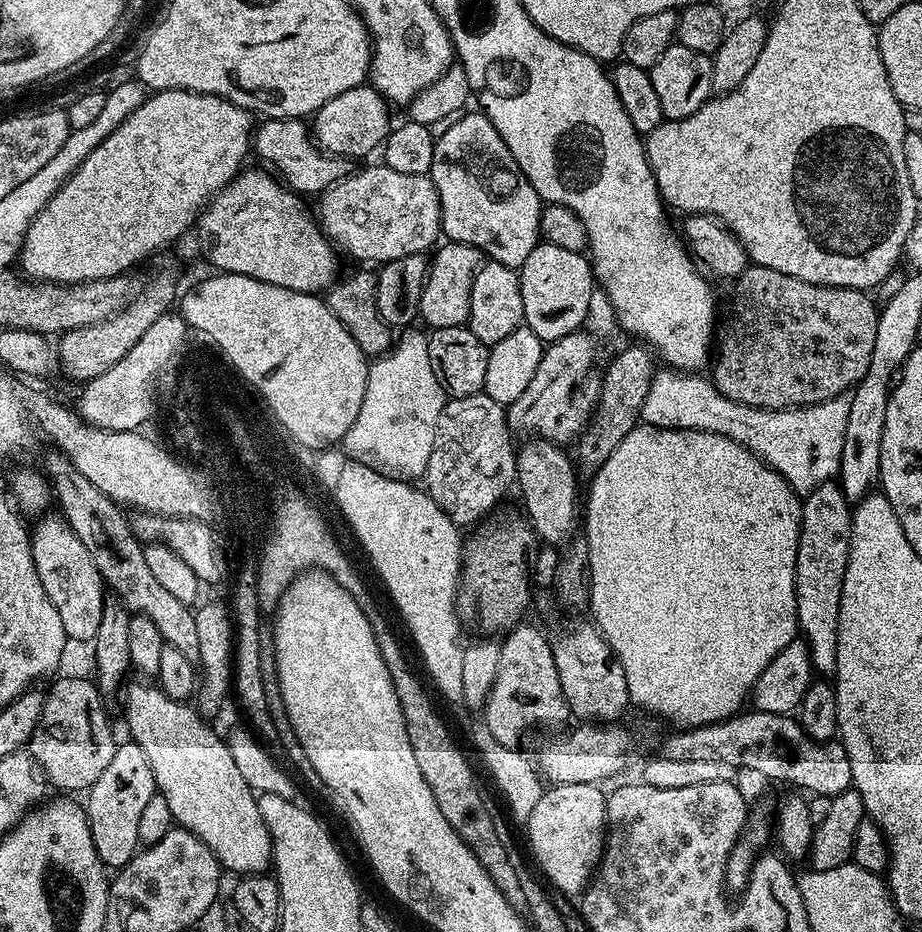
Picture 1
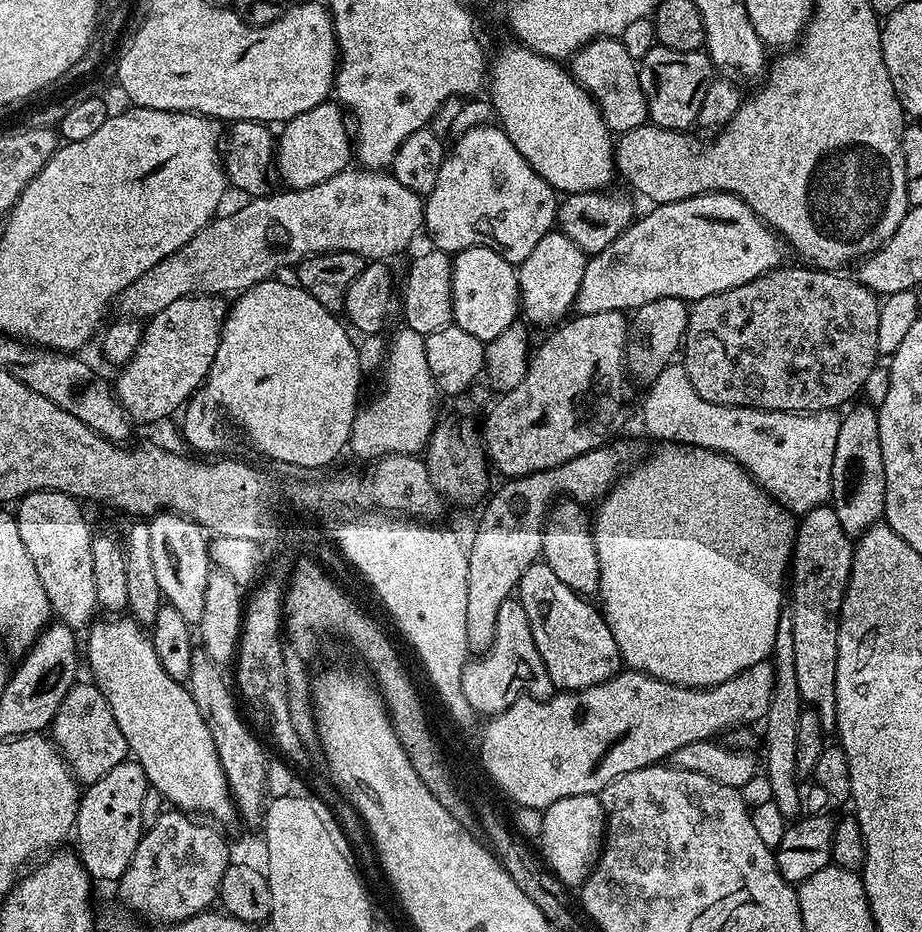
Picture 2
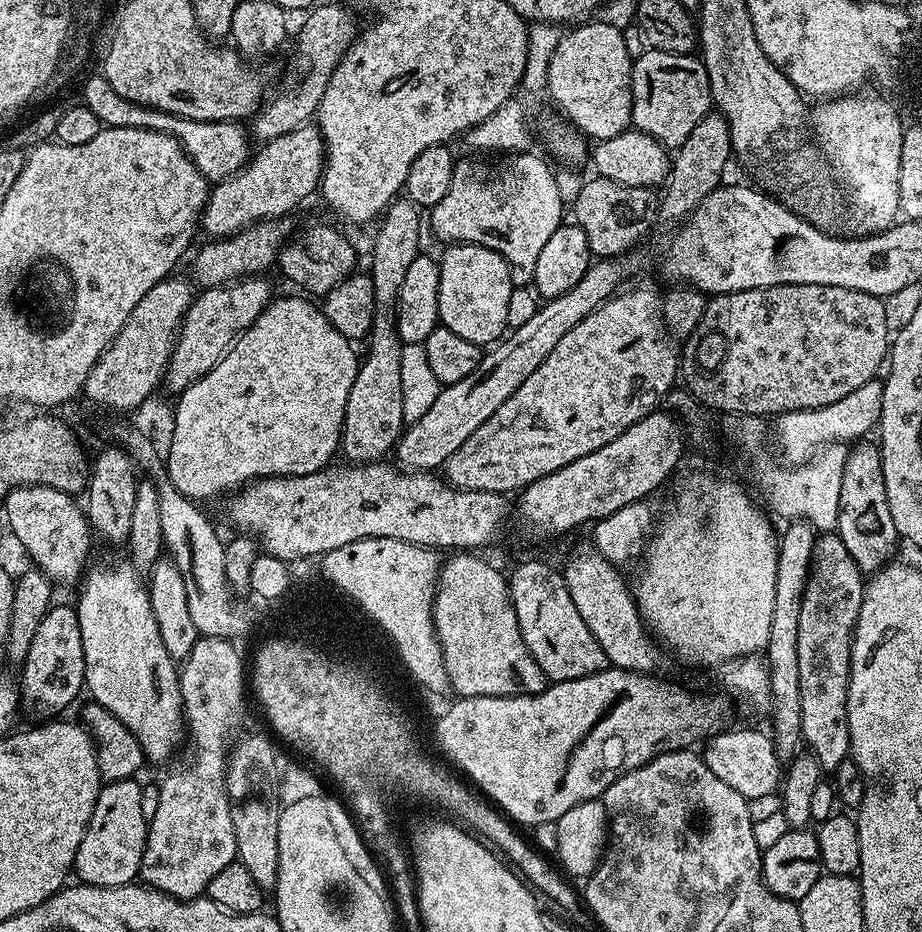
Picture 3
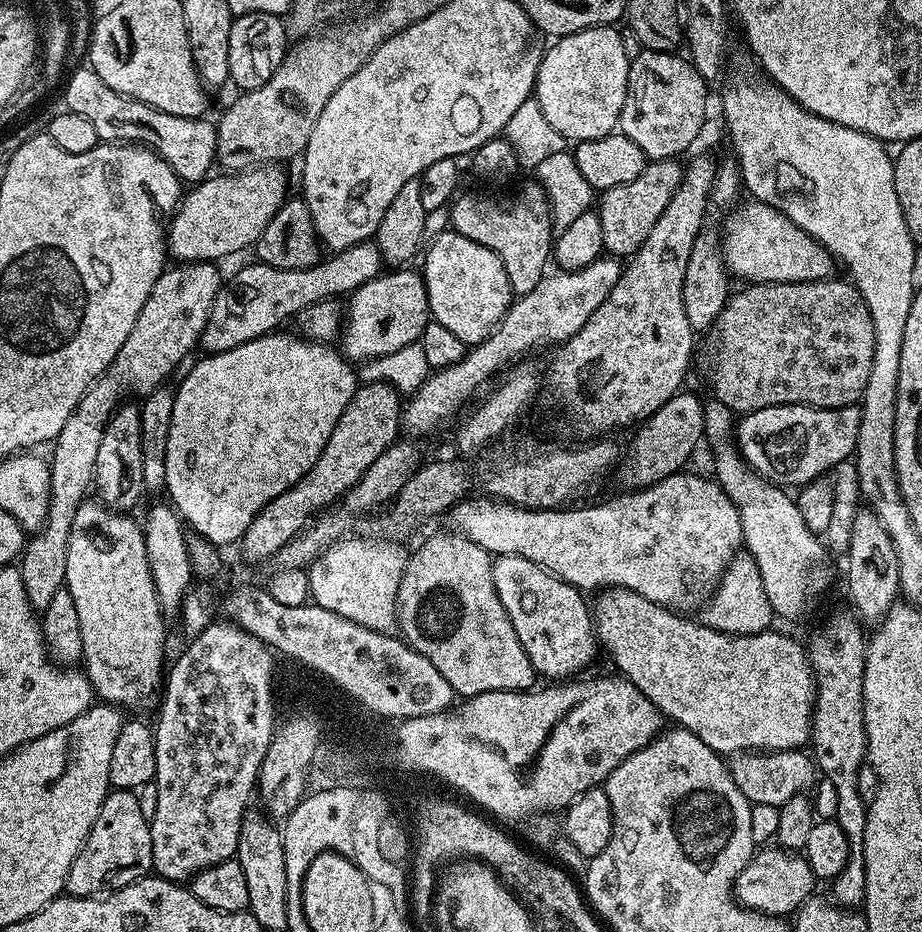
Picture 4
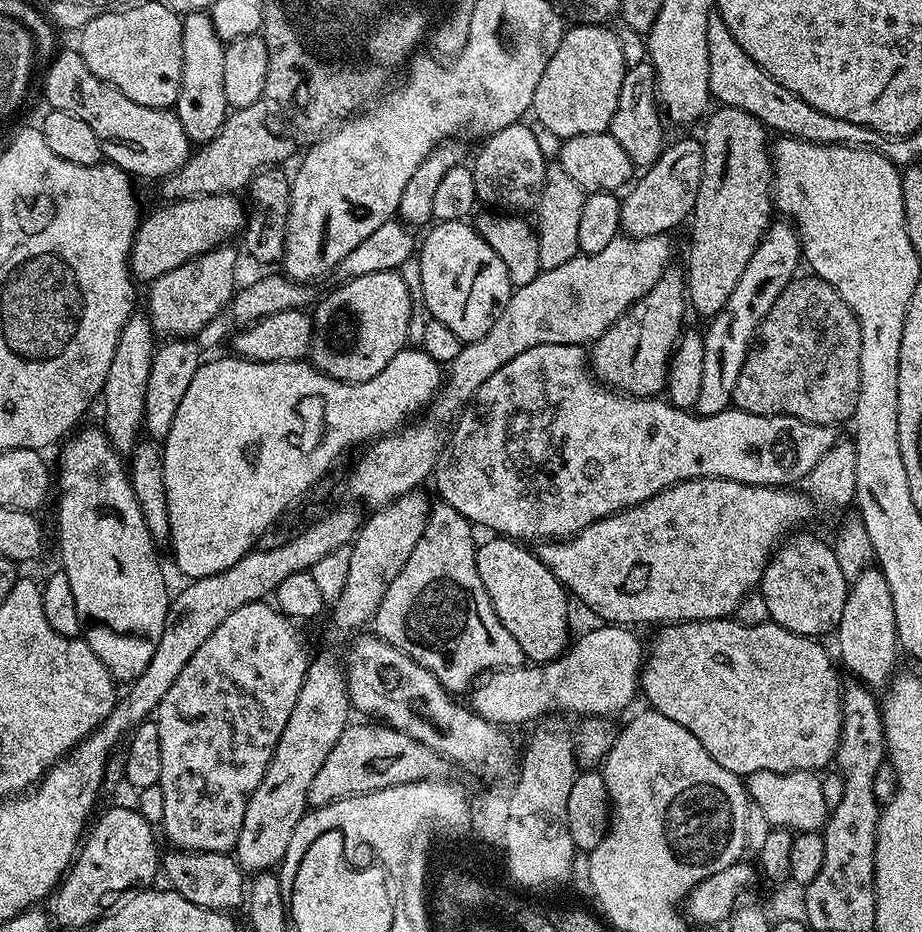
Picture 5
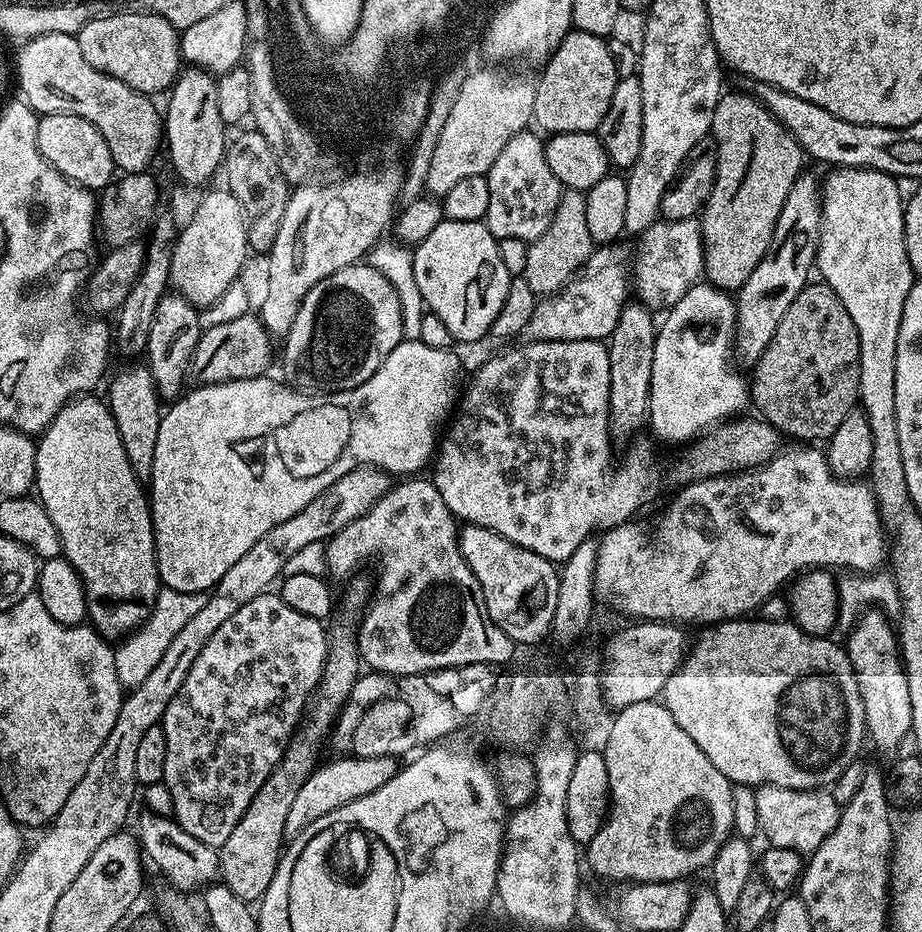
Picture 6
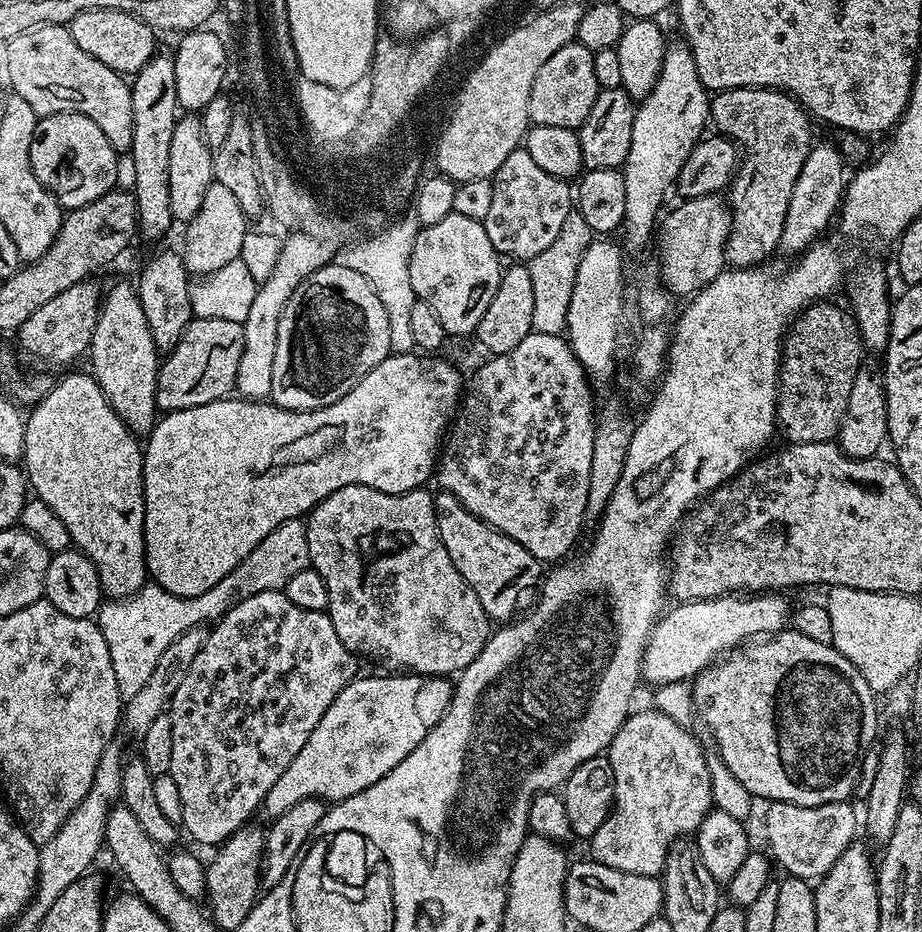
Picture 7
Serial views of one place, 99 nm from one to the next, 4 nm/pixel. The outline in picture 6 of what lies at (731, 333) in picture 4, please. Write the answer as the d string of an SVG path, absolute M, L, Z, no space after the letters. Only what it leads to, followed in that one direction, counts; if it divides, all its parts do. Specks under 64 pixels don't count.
M810 282L790 302L790 310L782 314L774 338L761 354L760 361L751 369L750 404L757 408L759 415L774 425L785 437L793 436L796 442L827 442L834 430L842 423L842 418L850 414L858 404L858 326L854 326L846 306L823 282Z

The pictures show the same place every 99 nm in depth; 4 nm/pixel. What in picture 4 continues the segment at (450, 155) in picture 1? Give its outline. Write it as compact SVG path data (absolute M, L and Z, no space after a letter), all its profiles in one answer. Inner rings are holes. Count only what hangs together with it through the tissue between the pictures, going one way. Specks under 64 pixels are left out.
M531 182L513 194L512 200L491 200L488 196L457 195L451 201L451 231L486 246L504 263L508 272L508 281L516 296L525 296L538 286L550 264L554 227L547 195L536 182ZM545 267L545 268L544 268Z

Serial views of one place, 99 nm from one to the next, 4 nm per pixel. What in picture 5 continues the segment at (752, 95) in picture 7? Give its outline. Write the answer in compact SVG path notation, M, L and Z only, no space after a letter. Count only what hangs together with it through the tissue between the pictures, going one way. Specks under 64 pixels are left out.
M723 106L715 110L703 121L702 182L690 217L692 241L686 267L686 300L691 311L703 318L718 315L726 306L726 298L738 286L742 270L774 219L769 129L746 110Z

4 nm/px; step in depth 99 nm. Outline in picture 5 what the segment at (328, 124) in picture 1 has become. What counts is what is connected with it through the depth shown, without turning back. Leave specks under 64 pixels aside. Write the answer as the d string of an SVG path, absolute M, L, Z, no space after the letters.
M221 194L218 196L189 196L187 200L178 200L165 203L165 208L152 212L143 217L140 226L136 230L136 237L132 239L132 251L130 253L130 267L133 277L137 281L151 282L170 270L178 270L186 262L201 256L211 248L223 245L227 236L232 236L241 231L246 223L245 205L240 205L235 195Z

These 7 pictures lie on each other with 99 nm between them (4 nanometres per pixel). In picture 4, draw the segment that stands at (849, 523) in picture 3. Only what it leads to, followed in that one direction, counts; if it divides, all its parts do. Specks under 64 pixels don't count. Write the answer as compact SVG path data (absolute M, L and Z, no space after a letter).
M860 510L854 518L846 559L848 559L848 600L852 603L851 611L865 625L875 625L892 608L892 605L897 603L900 596L900 579L898 578L898 554L894 550L894 542L890 542L890 534L886 534L886 526L882 526L882 522L878 522L878 518L870 510Z

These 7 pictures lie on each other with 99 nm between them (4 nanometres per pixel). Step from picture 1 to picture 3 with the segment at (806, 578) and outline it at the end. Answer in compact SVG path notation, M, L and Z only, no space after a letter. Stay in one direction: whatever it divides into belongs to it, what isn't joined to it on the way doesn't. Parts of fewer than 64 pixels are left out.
M825 532L817 535L816 545L812 554L812 567L808 569L808 581L806 590L802 598L802 611L798 613L798 686L800 687L800 697L802 698L802 726L800 734L807 751L820 763L821 769L825 773L835 773L836 768L842 766L844 760L850 756L850 726L846 722L846 698L848 697L848 687L850 686L850 658L852 657L852 638L856 631L858 622L858 610L862 610L862 598L864 597L864 585L866 583L865 573L861 572L858 562L850 558L850 550L846 550L846 542L835 532Z

